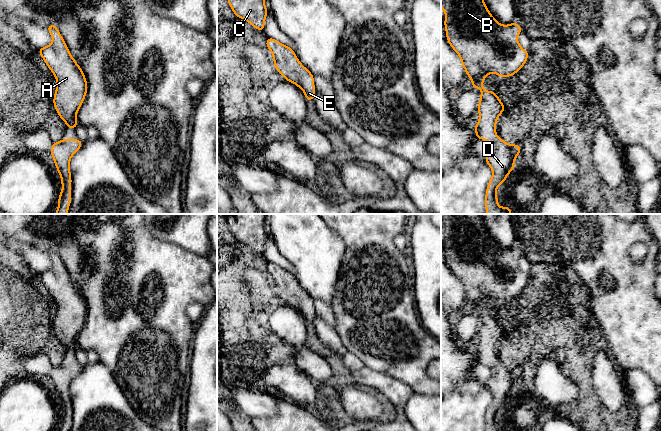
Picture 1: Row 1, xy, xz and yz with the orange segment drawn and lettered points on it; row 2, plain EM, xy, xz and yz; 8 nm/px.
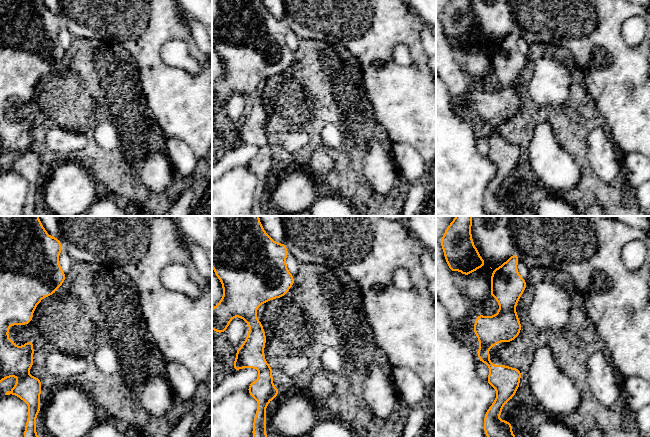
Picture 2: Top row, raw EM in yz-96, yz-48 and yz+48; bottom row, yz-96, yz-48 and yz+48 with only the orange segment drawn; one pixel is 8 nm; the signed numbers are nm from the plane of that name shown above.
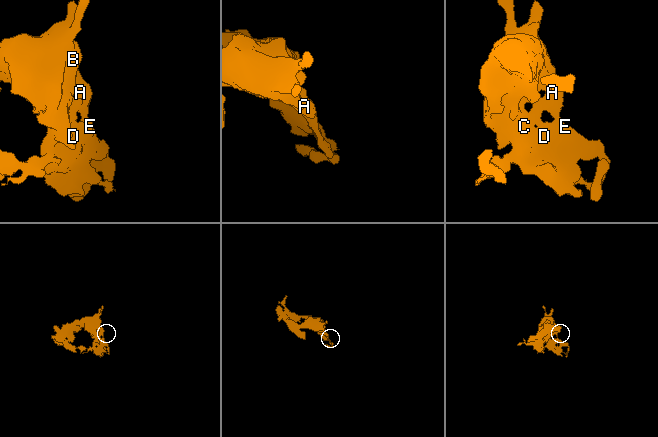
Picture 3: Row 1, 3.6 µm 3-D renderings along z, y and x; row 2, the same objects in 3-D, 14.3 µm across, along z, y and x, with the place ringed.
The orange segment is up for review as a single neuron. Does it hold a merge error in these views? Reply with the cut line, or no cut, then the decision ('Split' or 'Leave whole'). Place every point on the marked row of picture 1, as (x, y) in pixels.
No split. Leave whole

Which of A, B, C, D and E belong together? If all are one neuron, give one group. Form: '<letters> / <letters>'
A B C D E

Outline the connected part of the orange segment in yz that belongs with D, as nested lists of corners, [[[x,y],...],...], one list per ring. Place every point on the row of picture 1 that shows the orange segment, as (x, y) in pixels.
[[[441,0],[441,8],[445,14],[444,27],[447,42],[460,57],[461,65],[472,81],[471,88],[481,90],[477,106],[479,120],[473,127],[476,138],[487,141],[491,146],[489,154],[483,158],[492,169],[492,176],[485,194],[486,213],[513,214],[508,204],[506,207],[498,205],[499,198],[496,192],[497,188],[505,183],[509,173],[514,170],[515,159],[521,153],[522,148],[517,144],[505,142],[497,135],[496,123],[499,116],[505,111],[505,105],[495,91],[484,89],[483,81],[491,73],[502,78],[511,77],[525,65],[529,52],[524,50],[518,42],[518,36],[523,30],[515,21],[508,25],[499,23],[491,15],[484,0]]]

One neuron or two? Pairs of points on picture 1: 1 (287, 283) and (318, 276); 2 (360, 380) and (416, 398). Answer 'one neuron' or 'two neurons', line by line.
1: two neurons
2: two neurons

